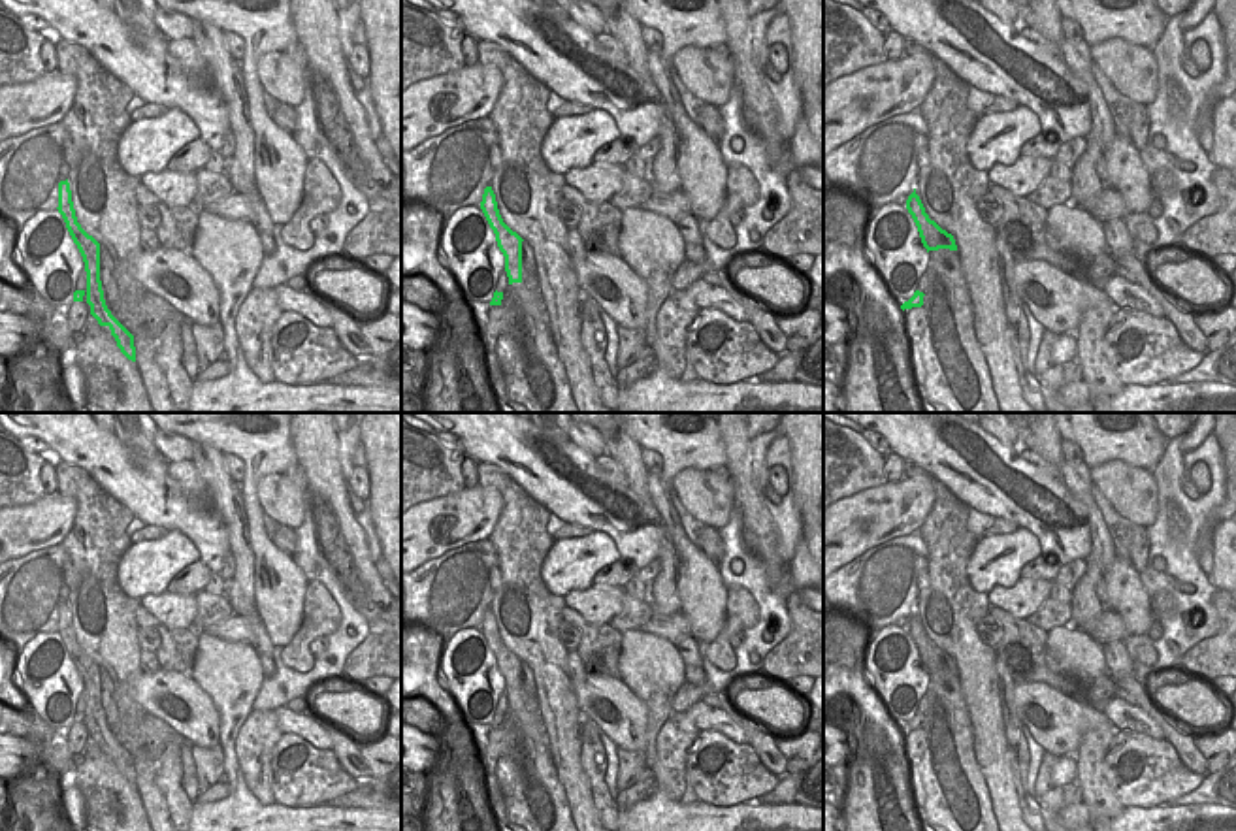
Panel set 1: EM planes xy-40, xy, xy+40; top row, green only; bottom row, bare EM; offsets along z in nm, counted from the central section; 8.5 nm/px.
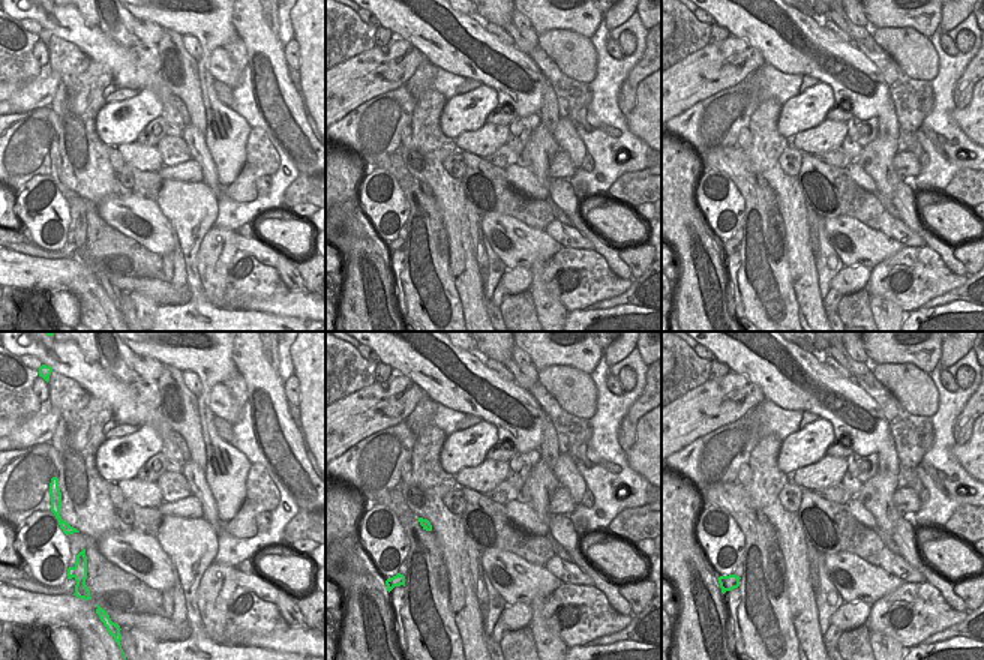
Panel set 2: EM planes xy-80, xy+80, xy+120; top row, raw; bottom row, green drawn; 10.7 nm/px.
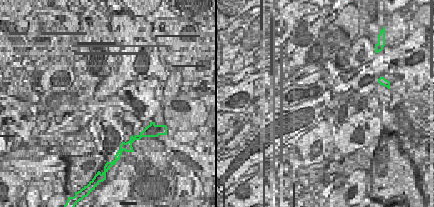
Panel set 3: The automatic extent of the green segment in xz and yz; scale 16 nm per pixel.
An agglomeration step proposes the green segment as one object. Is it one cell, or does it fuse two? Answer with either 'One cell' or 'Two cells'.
One cell.

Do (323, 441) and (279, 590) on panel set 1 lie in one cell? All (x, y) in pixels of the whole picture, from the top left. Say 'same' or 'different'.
different

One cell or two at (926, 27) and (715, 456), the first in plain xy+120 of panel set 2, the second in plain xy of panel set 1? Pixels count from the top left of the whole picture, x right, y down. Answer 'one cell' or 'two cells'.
one cell

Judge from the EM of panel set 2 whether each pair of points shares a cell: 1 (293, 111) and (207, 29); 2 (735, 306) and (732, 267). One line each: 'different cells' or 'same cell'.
1: different cells
2: same cell

